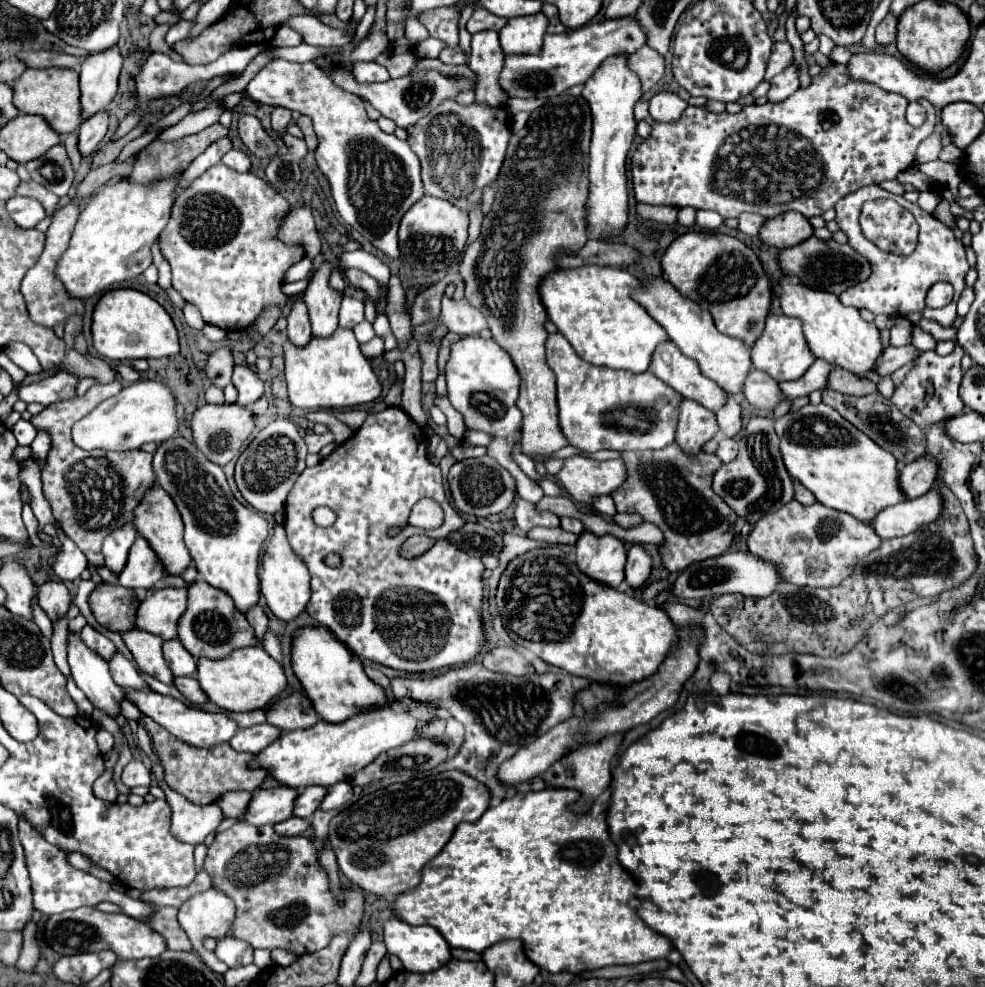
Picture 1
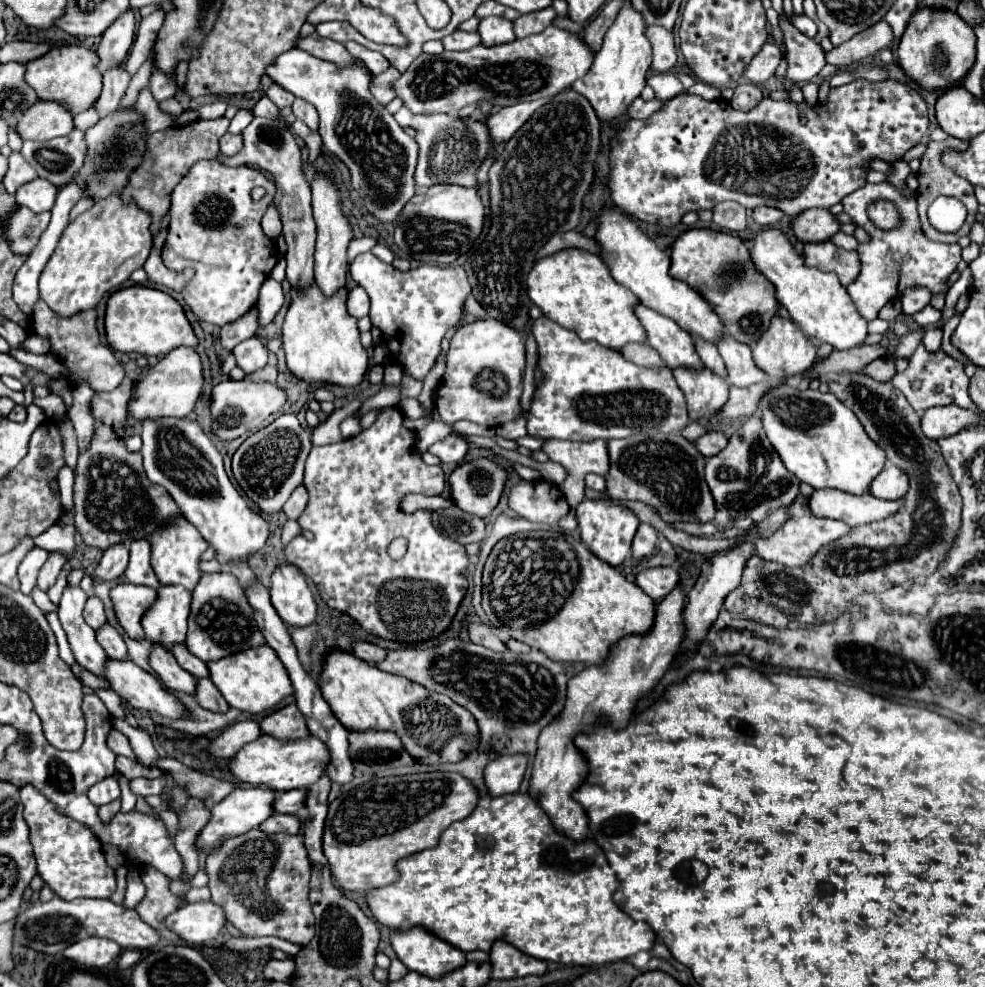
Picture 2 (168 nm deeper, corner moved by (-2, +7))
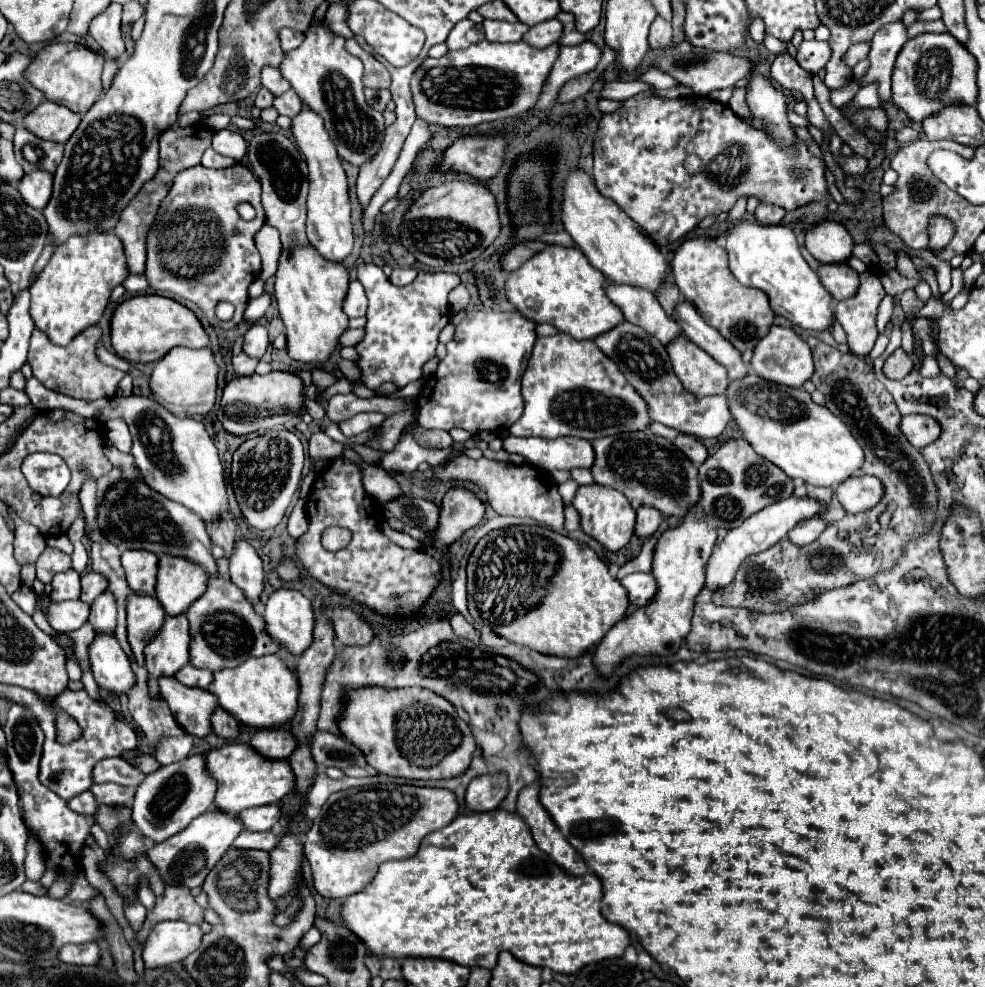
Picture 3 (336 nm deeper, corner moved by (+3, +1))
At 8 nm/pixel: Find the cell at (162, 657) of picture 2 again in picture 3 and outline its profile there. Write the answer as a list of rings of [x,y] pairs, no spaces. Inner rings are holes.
[[[161,676],[159,692],[167,700],[179,726],[193,736],[205,738],[209,730],[209,716],[217,706],[217,696],[203,688],[189,688],[171,676]]]

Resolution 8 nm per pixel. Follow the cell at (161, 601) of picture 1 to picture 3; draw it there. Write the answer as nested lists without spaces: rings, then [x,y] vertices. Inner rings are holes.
[[[185,614],[183,616],[165,616],[165,622],[163,622],[161,630],[145,646],[145,668],[149,672],[149,690],[151,690],[151,694],[153,696],[159,694],[157,678],[161,674],[173,676],[185,664],[189,664],[189,622],[187,622]]]

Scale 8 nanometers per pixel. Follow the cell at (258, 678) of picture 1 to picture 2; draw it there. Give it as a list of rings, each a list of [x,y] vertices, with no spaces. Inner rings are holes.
[[[268,644],[260,648],[244,650],[242,654],[226,656],[218,662],[208,662],[208,670],[210,670],[210,680],[222,692],[230,708],[236,708],[248,714],[260,714],[260,712],[272,710],[280,700],[294,694],[286,668],[282,666],[278,654],[274,654],[274,650]]]

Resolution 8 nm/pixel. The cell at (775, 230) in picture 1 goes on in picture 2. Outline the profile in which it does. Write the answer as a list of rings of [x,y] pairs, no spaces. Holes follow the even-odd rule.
[[[814,208],[804,210],[798,218],[794,218],[792,228],[796,238],[802,242],[826,242],[840,230],[840,222],[830,210]]]

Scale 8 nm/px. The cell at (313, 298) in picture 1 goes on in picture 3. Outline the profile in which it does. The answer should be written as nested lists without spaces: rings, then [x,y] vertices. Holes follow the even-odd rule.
[[[303,106],[303,110],[293,118],[291,128],[299,150],[305,154],[309,168],[309,196],[307,196],[307,238],[317,248],[325,260],[343,262],[353,250],[353,224],[351,224],[351,206],[347,192],[347,178],[343,166],[337,158],[335,144],[331,142],[323,118]]]

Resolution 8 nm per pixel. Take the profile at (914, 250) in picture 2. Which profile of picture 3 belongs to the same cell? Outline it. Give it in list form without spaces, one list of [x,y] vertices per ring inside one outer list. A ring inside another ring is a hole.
[[[867,268],[863,274],[859,274],[859,282],[863,284],[859,284],[855,296],[837,302],[835,320],[847,332],[851,352],[865,356],[871,352],[879,334],[875,326],[875,316],[885,292],[879,270],[875,268]]]

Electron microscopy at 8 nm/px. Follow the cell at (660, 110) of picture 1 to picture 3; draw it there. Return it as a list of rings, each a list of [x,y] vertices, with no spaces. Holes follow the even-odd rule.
[[[615,80],[607,82],[605,88],[601,90],[601,96],[610,100],[629,100],[633,94],[639,94],[641,90],[651,90],[653,86],[641,80]]]

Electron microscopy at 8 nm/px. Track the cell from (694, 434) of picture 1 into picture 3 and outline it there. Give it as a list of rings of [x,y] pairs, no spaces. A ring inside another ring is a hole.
[[[677,336],[667,346],[667,352],[673,364],[673,372],[681,380],[683,388],[697,396],[697,400],[723,394],[729,386],[725,368],[717,364],[709,354],[701,352],[701,348],[685,336]]]

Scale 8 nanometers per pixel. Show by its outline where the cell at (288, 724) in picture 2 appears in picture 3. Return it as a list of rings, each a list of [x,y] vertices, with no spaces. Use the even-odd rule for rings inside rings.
[[[269,728],[269,730],[257,730],[253,736],[251,736],[251,742],[253,748],[257,752],[261,752],[263,756],[267,758],[275,758],[275,760],[281,760],[281,758],[289,758],[291,752],[295,750],[297,742],[293,738],[293,734],[289,730],[283,730],[283,728]]]

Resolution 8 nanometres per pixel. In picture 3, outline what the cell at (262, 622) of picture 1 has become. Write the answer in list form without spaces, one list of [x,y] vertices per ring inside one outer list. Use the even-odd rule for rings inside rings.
[[[225,516],[213,530],[211,530],[211,540],[225,550],[225,558],[231,560],[235,540],[237,540],[237,524],[231,516]]]

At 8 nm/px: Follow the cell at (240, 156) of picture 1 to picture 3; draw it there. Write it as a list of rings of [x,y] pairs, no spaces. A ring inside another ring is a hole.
[[[217,130],[213,134],[213,150],[223,154],[223,156],[231,156],[235,160],[241,160],[245,156],[245,152],[247,152],[247,142],[237,132]]]

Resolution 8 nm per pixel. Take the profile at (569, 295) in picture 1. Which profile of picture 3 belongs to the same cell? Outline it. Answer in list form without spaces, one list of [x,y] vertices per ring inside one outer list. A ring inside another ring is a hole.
[[[551,244],[551,248],[547,246],[525,262],[525,266],[511,272],[505,290],[509,302],[515,304],[525,318],[539,324],[547,322],[575,340],[595,340],[625,320],[623,312],[605,296],[607,284],[609,280],[585,260],[579,248]]]

